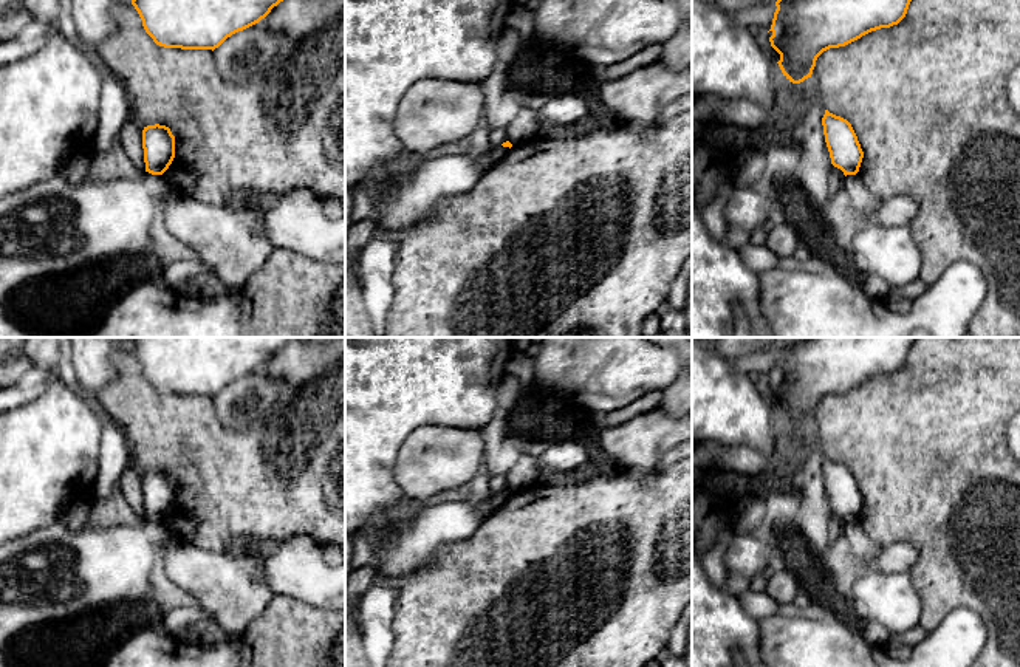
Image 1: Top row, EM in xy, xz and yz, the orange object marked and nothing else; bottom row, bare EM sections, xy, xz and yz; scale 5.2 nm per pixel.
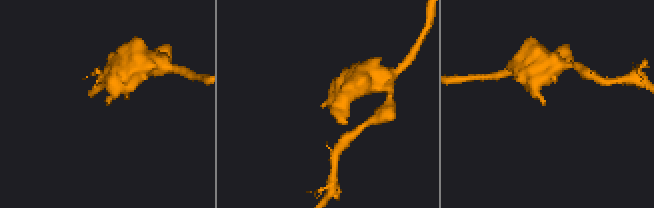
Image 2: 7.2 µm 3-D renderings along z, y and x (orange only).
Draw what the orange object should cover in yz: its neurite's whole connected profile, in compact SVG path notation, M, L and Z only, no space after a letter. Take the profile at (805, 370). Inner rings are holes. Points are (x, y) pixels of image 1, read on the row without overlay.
M786 337L775 348L775 359L771 371L771 393L780 401L777 409L783 422L800 430L811 424L817 404L830 396L845 393L862 382L898 371L907 361L909 351L916 337Z

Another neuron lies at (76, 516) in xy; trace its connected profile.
M91 500L84 503L76 503L62 511L59 520L71 529L80 529L88 526L87 520L91 509Z

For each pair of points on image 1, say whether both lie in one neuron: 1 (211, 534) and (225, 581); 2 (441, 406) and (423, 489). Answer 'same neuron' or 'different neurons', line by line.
1: different neurons
2: different neurons

